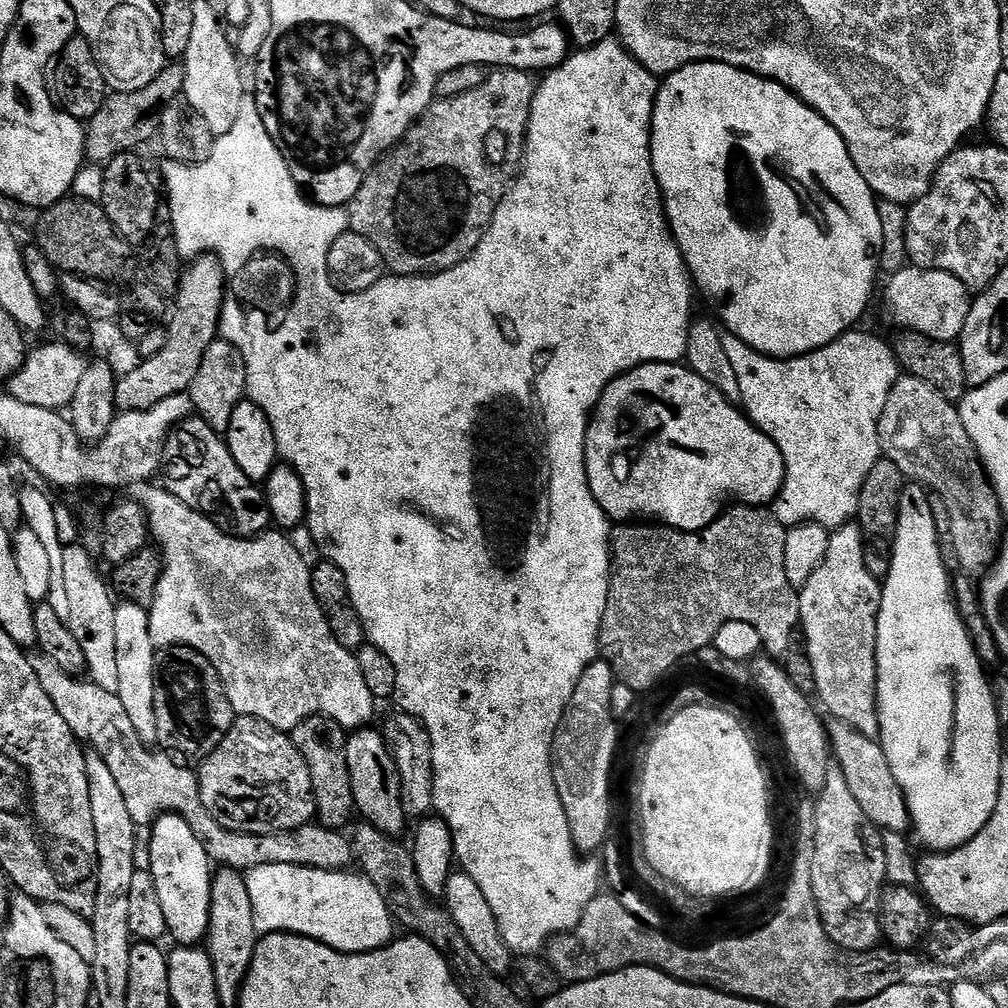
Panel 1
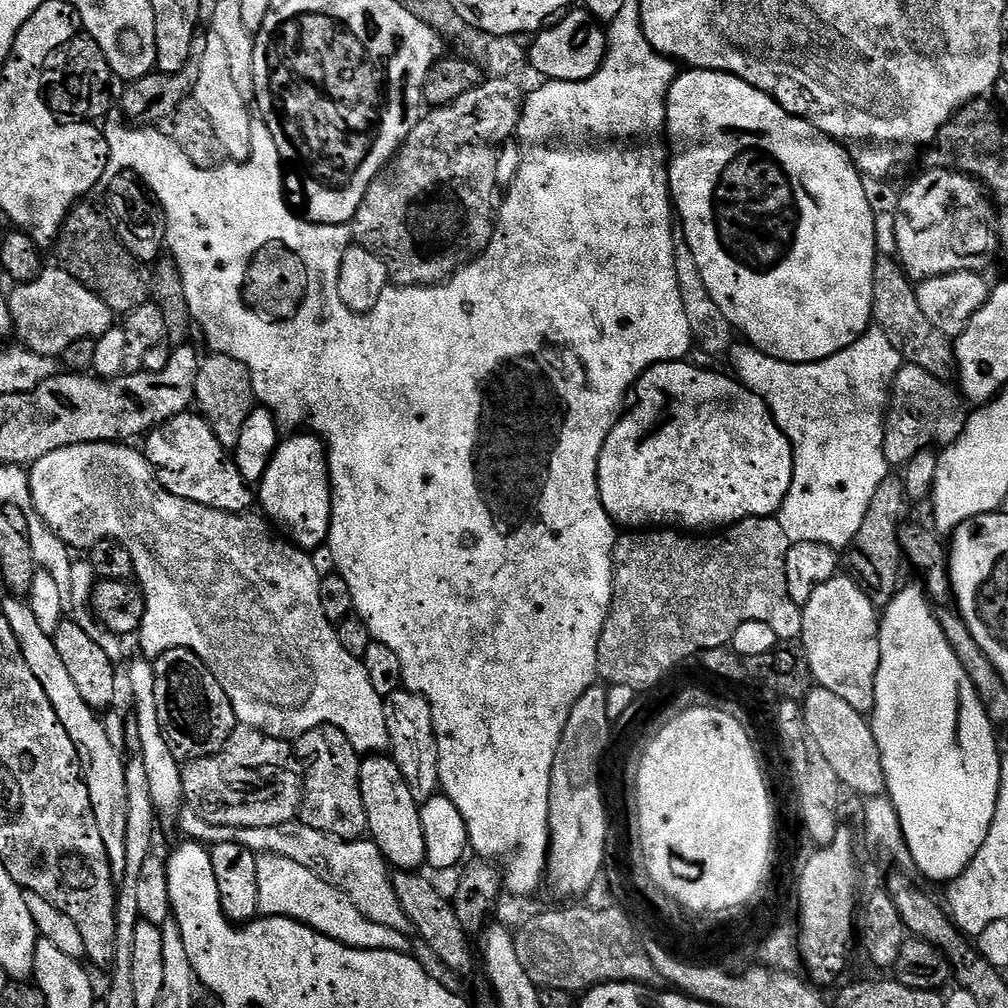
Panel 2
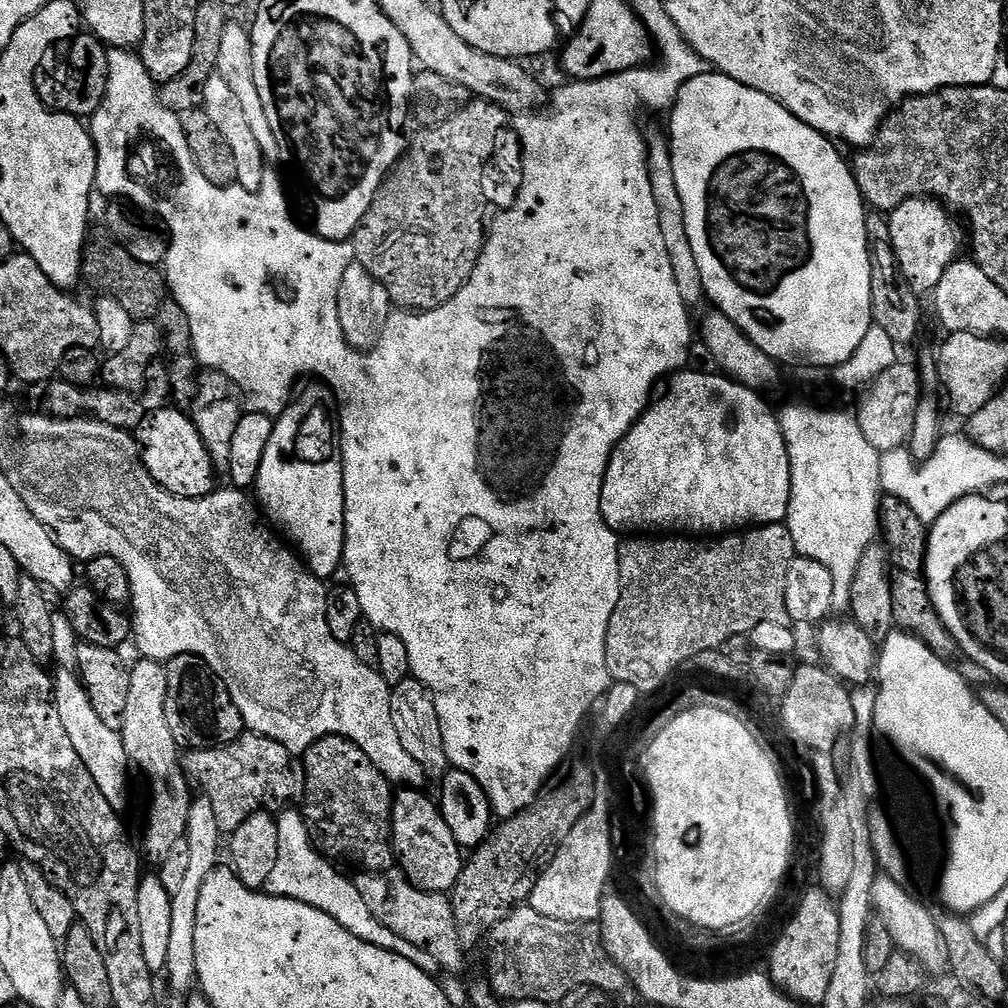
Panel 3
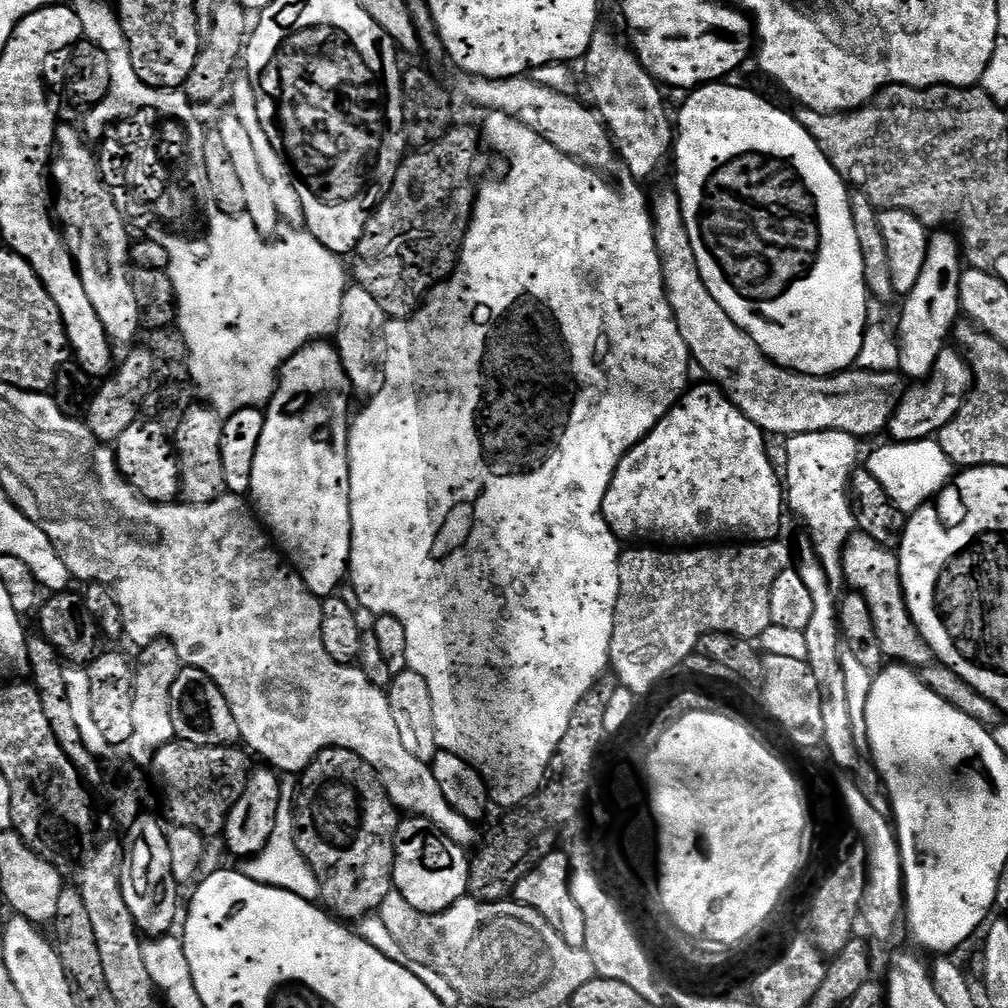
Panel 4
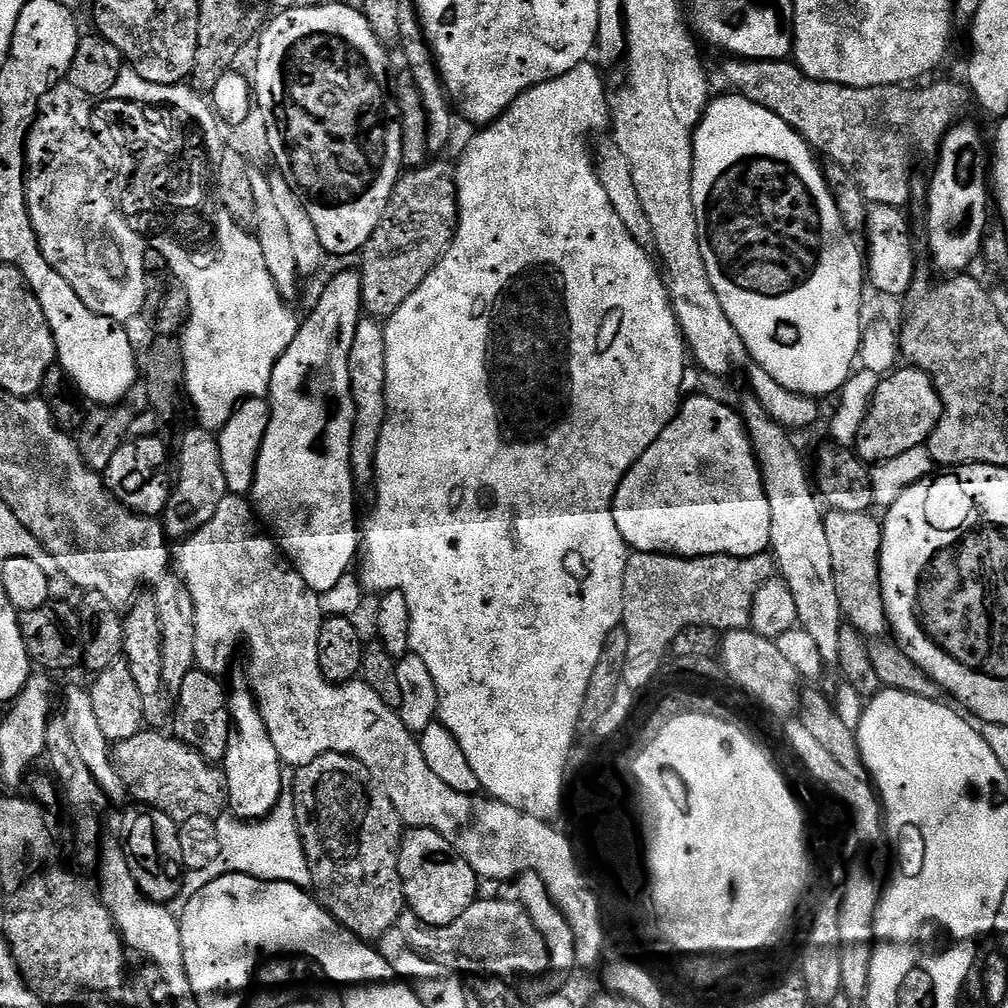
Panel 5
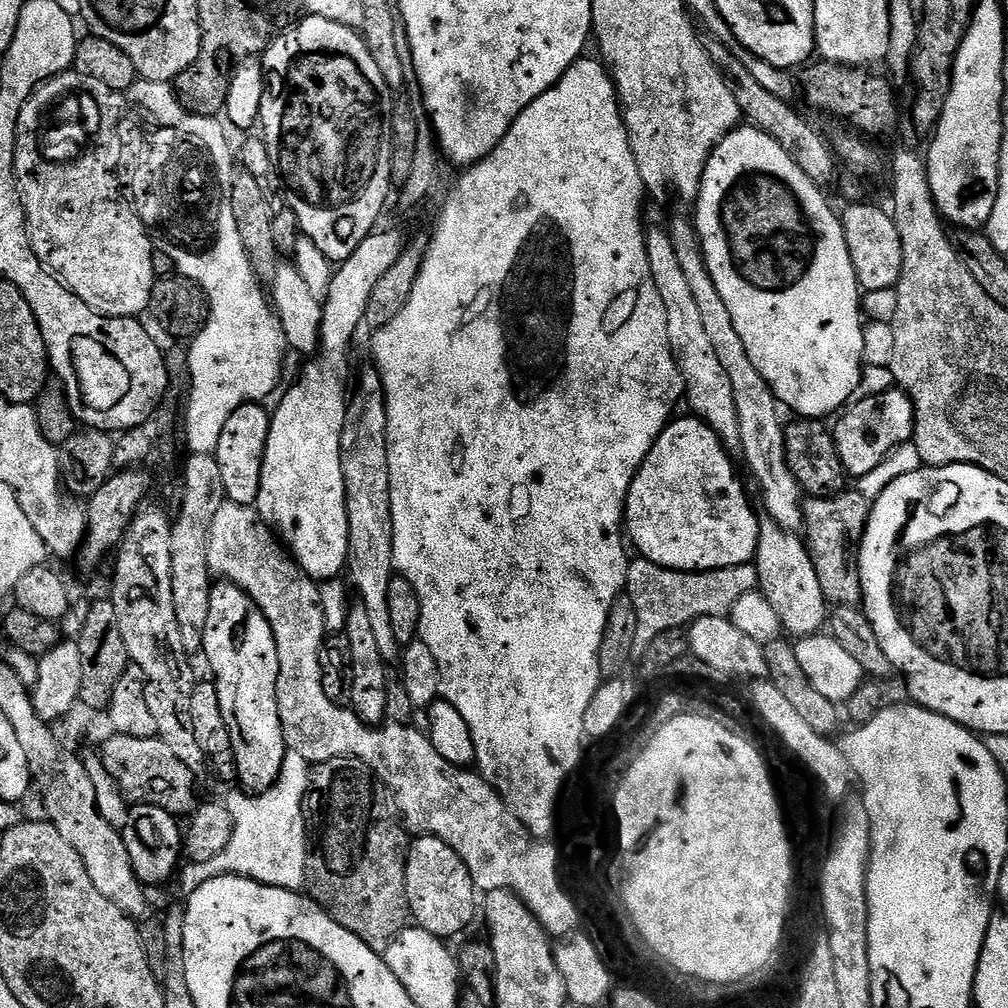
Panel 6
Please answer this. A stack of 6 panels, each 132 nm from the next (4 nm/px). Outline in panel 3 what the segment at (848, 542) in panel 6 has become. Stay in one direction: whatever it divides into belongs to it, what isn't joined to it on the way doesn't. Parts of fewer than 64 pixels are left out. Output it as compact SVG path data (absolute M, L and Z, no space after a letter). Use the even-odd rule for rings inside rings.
M896 572L891 577L890 583L892 585L892 601L894 602L895 627L899 631L917 636L930 651L938 654L938 658L942 658L942 662L949 664L968 684L973 686L987 685L990 680L988 672L982 670L982 666L978 666L978 662L971 660L961 650L958 642L954 642L954 634L950 634L950 630L946 630L946 622L942 622L942 618L938 618L938 610L934 610L934 602L930 598L928 585L923 575L915 576L905 572Z

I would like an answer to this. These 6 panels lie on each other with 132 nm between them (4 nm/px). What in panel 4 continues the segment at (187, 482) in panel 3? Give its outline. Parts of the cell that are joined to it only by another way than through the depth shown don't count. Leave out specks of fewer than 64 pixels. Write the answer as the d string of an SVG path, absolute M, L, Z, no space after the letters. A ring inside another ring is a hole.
M141 418L136 420L122 433L114 445L116 461L124 476L131 482L139 492L148 500L156 504L173 503L180 496L180 457L176 454L176 446L173 437L160 425L161 421L156 418Z

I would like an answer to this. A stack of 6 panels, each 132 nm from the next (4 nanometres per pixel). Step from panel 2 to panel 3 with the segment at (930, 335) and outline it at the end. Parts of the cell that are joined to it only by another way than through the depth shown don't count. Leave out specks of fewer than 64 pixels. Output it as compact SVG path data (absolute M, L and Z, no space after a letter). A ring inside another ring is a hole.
M875 210L867 213L868 221L868 252L872 256L872 269L870 270L870 306L872 307L873 325L886 334L897 346L908 344L920 332L920 304L921 297L910 290L910 286L902 282L900 268L896 264L894 246L890 242L890 226L888 216Z

